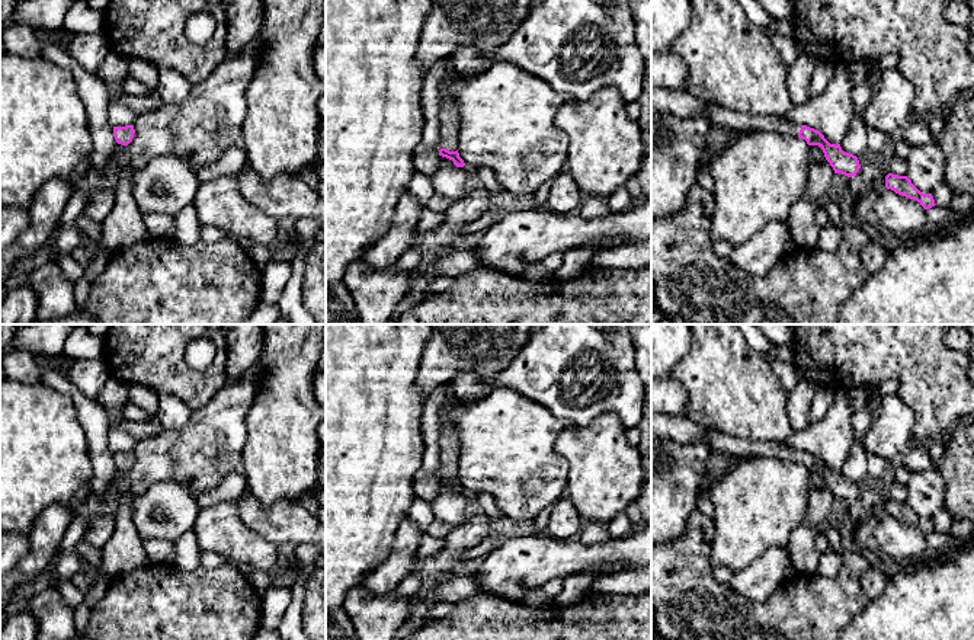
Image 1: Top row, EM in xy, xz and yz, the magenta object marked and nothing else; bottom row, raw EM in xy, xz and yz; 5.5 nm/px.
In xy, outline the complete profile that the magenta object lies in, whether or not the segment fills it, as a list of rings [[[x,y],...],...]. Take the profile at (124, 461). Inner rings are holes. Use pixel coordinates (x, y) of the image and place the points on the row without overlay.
[[[134,451],[113,452],[113,463],[118,470],[128,471],[134,464]]]

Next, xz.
[[[454,380],[445,384],[445,399],[442,404],[442,431],[439,436],[442,465],[440,465],[439,481],[452,486],[456,493],[464,493],[465,489],[458,479],[459,444],[458,444],[456,429],[451,423],[451,417],[449,417],[451,410],[456,404],[459,404],[459,399],[454,391],[452,383]]]

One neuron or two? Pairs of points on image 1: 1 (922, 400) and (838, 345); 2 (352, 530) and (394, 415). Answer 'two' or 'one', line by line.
1: one
2: one

